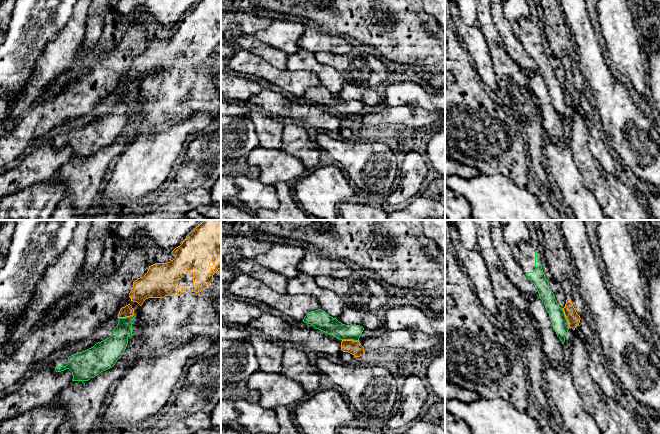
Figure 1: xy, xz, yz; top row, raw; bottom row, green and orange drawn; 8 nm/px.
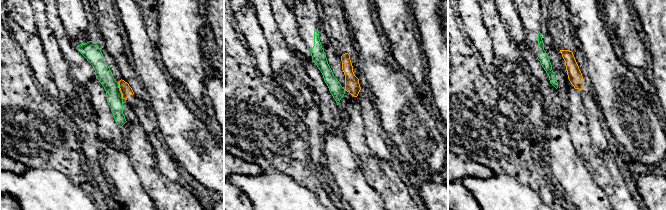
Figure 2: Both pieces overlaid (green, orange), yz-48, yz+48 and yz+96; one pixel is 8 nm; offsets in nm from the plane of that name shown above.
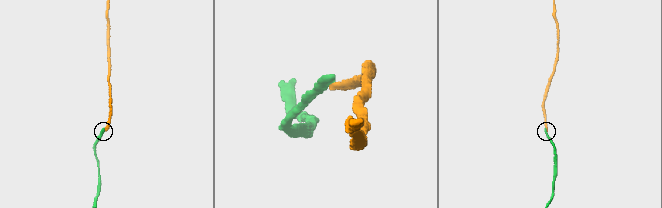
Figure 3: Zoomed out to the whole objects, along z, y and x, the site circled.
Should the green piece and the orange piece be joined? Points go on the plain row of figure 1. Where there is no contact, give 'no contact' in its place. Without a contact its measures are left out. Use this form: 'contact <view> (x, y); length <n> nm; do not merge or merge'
contact yz (565, 94); length 170 nm; do not merge

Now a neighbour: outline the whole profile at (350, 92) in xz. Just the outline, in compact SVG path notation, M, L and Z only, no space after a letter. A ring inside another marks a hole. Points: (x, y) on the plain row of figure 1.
M345 83L337 96L345 101L356 100L369 106L376 106L383 103L383 96L376 89L350 83Z

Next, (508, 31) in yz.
M490 0L491 14L495 26L503 40L510 57L519 65L523 74L528 78L539 73L535 61L523 48L517 34L517 25L513 24L504 14L501 0Z

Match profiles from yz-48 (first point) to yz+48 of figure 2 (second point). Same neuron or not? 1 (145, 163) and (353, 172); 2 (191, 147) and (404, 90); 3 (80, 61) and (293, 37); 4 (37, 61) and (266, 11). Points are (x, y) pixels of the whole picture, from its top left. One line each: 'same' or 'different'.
1: different
2: same
3: same
4: different

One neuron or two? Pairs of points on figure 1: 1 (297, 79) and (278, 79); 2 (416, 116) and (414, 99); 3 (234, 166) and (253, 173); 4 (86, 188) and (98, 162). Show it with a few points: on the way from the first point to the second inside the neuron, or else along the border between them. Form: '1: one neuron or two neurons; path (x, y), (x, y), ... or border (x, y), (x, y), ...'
1: one neuron; path (292, 79), (283, 79)
2: two neurons; border (414, 106), (434, 111)
3: one neuron; path (239, 167), (248, 171)
4: one neuron; path (86, 182), (86, 174), (92, 168)

